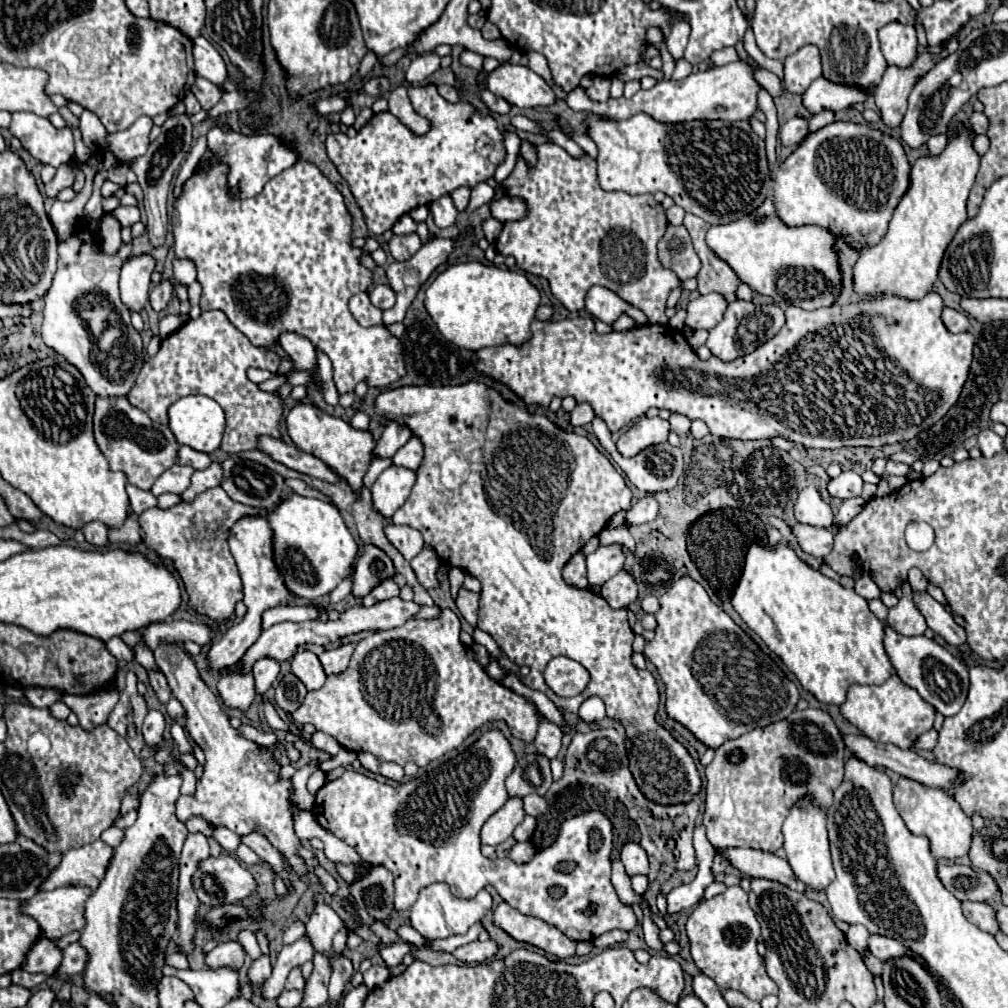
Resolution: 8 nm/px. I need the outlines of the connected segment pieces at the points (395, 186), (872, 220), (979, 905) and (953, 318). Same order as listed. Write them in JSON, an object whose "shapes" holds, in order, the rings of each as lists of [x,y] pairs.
{"shapes":[[[[409,86],[409,98],[413,102],[413,108],[431,120],[431,130],[425,136],[411,134],[405,126],[401,126],[399,120],[393,118],[391,112],[379,112],[375,114],[359,132],[357,136],[349,138],[343,132],[329,134],[327,136],[327,154],[331,162],[337,166],[339,174],[349,184],[359,208],[365,214],[367,226],[373,234],[383,234],[385,230],[391,230],[397,218],[407,214],[409,210],[417,206],[425,206],[435,202],[437,198],[451,194],[453,190],[461,186],[473,188],[479,182],[485,182],[493,176],[495,168],[505,158],[505,146],[503,146],[503,134],[497,128],[497,122],[489,114],[477,112],[471,104],[457,102],[451,104],[443,96],[439,96],[437,88],[431,86]]],[[[831,122],[807,134],[803,144],[779,164],[773,202],[787,226],[817,224],[845,236],[853,246],[873,246],[885,236],[893,210],[909,186],[909,170],[905,150],[893,136],[867,124]]],[[[963,902],[961,908],[963,908],[965,918],[969,922],[973,922],[975,926],[979,926],[981,930],[985,930],[989,934],[995,934],[999,930],[995,910],[989,904],[985,904],[985,902]]],[[[945,308],[943,314],[943,324],[947,326],[949,332],[967,332],[969,330],[969,318],[965,312],[959,312],[959,310],[953,310],[953,308]]]]}

